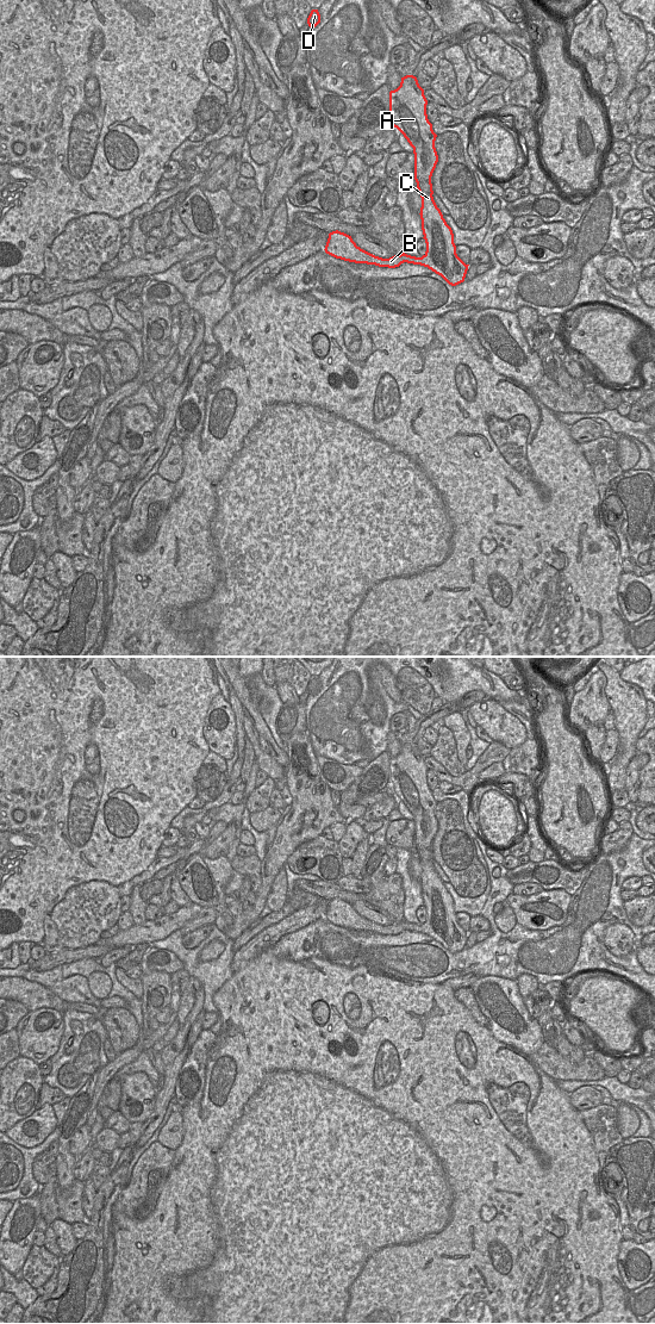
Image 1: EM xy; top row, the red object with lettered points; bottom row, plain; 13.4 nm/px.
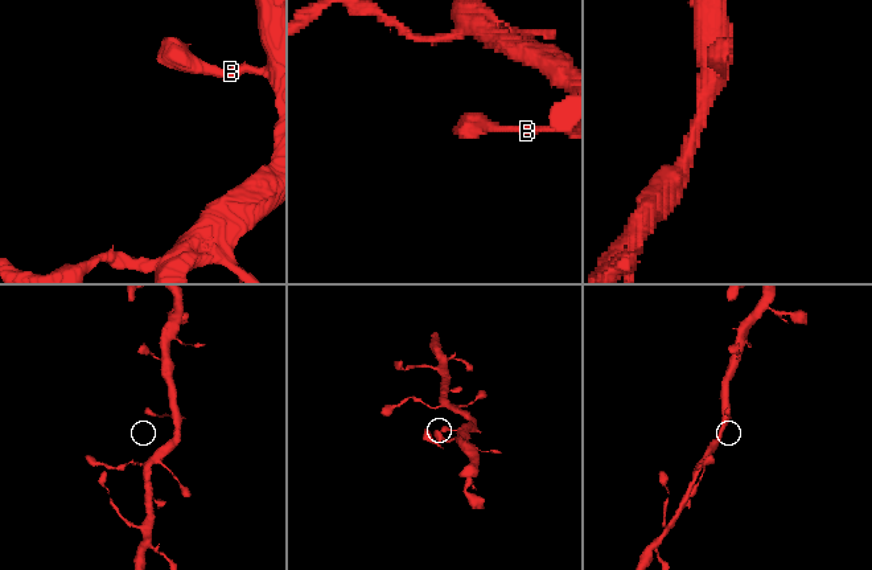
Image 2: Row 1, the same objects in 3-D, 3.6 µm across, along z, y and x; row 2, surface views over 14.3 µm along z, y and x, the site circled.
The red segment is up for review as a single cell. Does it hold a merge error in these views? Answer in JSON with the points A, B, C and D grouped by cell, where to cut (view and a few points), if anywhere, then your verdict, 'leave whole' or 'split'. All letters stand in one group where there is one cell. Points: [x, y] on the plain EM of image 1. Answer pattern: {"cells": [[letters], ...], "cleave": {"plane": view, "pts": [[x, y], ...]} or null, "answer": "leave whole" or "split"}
{"cells": [["A", "B", "C", "D"]], "cleave": null, "answer": "leave whole"}

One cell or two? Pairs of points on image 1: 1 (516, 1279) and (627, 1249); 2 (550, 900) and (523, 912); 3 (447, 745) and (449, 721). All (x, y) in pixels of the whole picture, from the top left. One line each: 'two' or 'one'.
1: two
2: one
3: two

